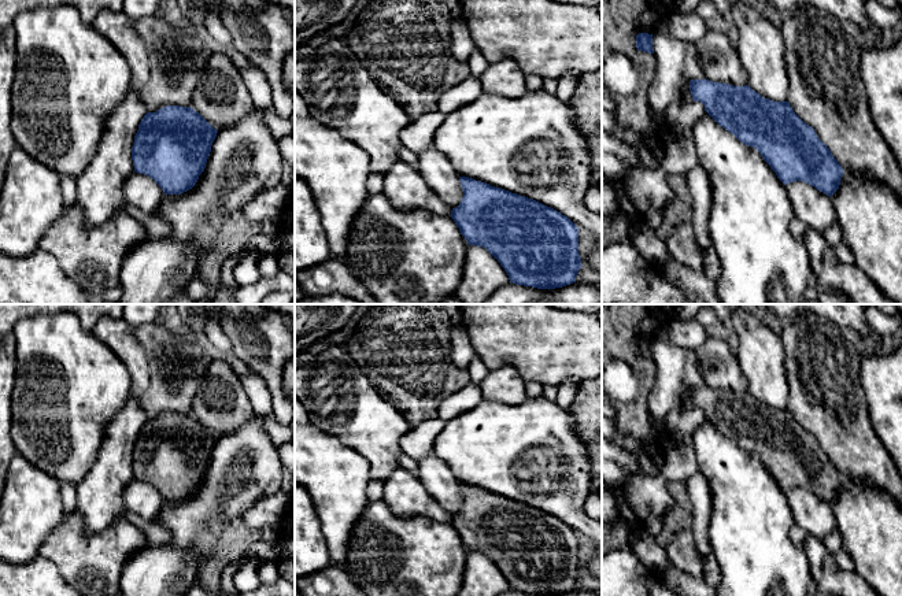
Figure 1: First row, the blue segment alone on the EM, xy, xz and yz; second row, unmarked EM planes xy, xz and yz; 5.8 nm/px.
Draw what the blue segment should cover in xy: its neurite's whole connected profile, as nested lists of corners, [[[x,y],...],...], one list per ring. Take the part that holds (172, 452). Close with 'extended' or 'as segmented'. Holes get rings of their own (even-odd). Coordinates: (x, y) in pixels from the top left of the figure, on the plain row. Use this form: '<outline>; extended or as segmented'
[[[191,414],[147,419],[132,454],[134,478],[151,484],[164,501],[181,501],[204,478],[218,437]]]; as segmented

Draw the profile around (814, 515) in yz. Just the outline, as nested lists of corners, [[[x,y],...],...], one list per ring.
[[[795,488],[785,492],[795,523],[814,537],[838,532],[836,517],[829,503],[814,493]]]

